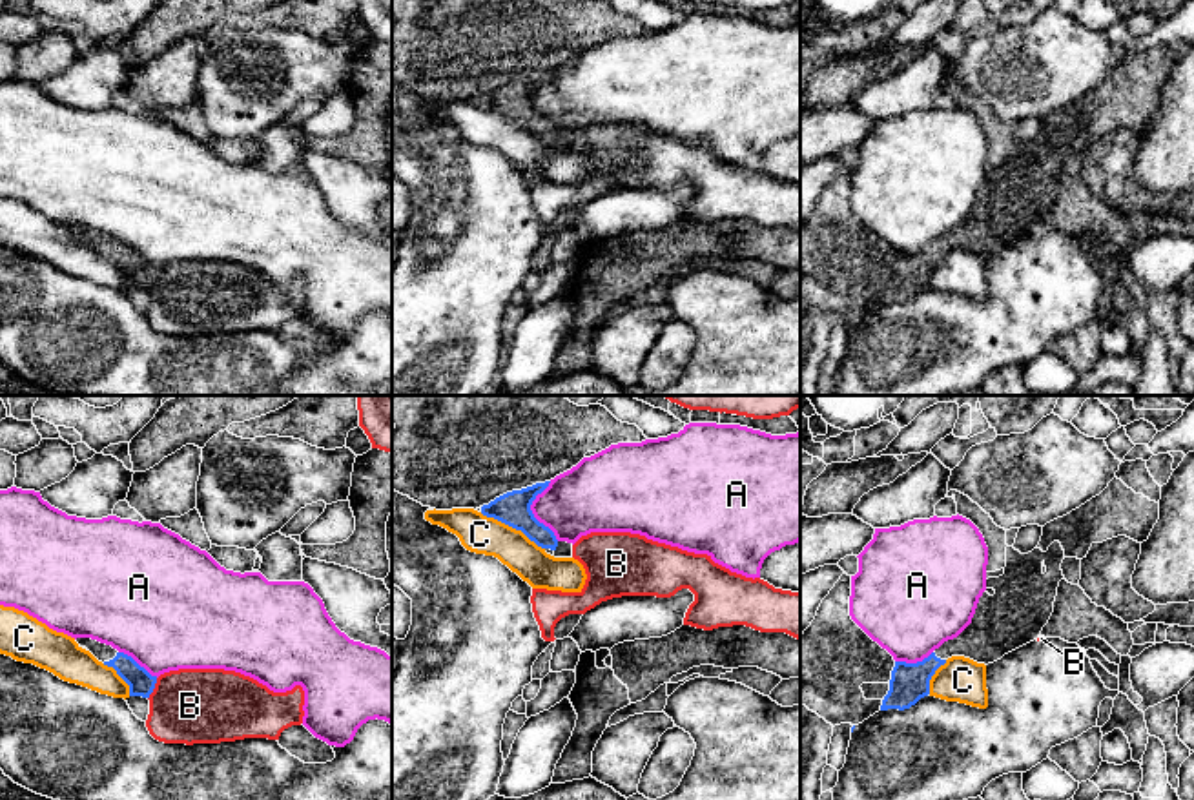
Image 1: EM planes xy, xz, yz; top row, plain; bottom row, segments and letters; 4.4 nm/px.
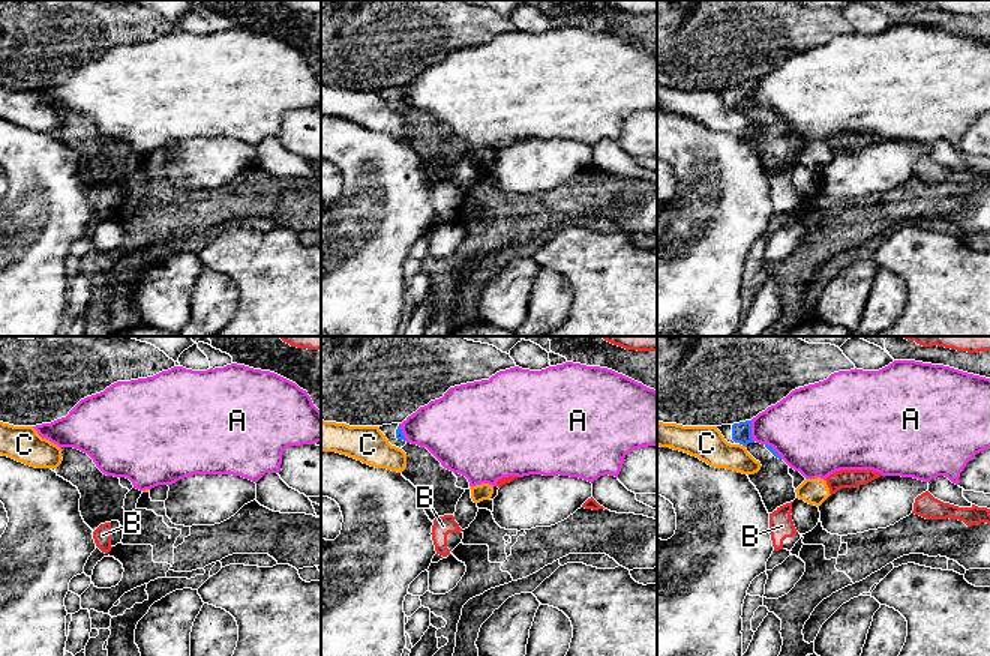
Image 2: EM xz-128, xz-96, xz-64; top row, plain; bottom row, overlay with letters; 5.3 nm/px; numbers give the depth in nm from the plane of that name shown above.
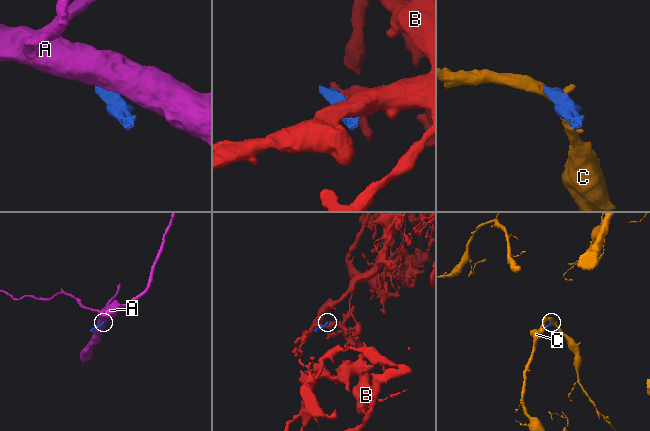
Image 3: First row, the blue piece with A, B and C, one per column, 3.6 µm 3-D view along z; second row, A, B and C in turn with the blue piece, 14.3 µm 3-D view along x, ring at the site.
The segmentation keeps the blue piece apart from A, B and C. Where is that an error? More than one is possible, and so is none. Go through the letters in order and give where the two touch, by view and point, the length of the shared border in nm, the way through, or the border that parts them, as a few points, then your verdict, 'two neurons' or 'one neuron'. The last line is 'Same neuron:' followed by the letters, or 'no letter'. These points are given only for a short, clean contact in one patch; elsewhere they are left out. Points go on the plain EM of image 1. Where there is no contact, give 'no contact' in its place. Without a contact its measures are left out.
A: xz (531, 104) | 260 nm | along xz (549, 73), (533, 93), (531, 104), (558, 132) | two neurons
B: xy (152, 281) | 100 nm | two neurons
C: xz (513, 119) | 340 nm | along xz (480, 104), (520, 121), (544, 141) | two neurons
Same neuron: no letter

